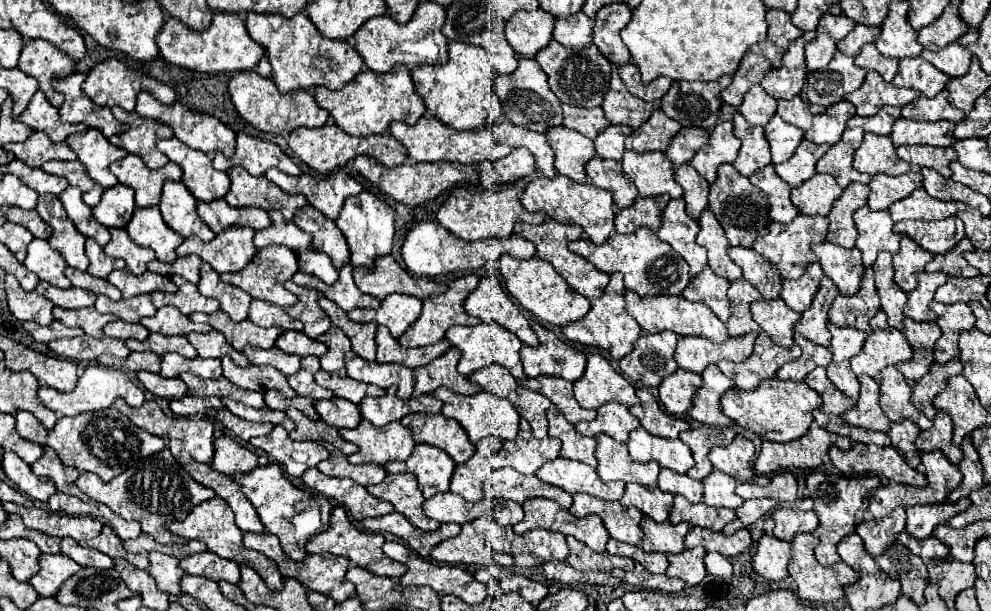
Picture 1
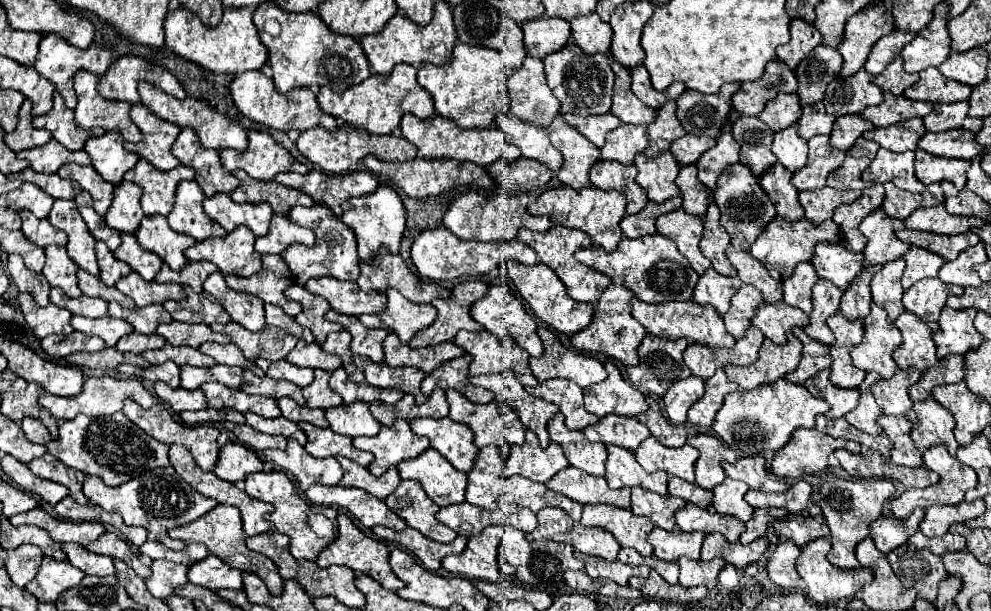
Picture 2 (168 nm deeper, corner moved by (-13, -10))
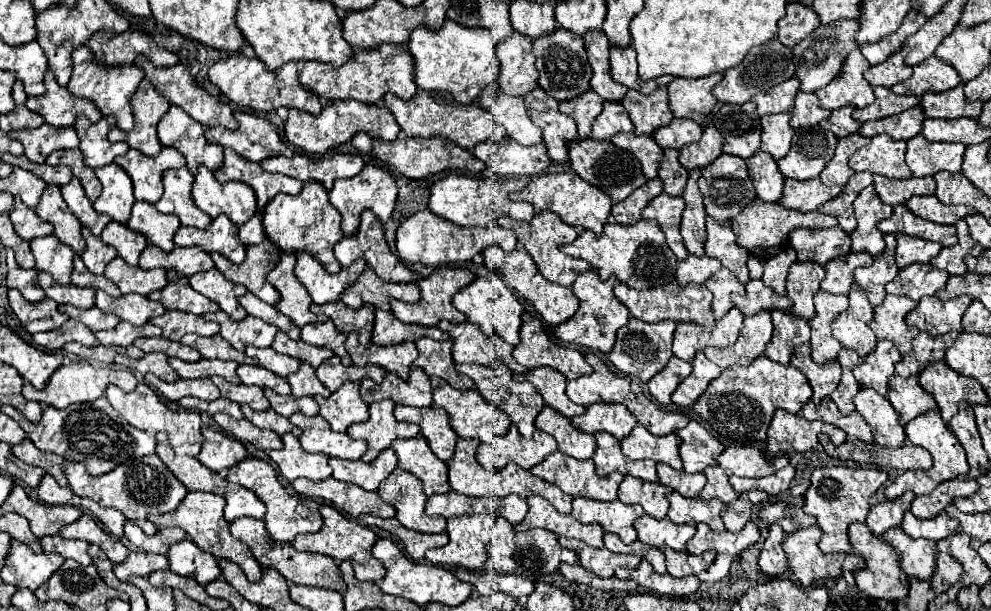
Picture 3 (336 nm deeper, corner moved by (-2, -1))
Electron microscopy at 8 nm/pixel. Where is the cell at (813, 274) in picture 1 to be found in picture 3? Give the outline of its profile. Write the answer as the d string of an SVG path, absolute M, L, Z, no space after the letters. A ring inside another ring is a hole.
M787 246L783 252L779 252L777 256L769 258L765 262L765 272L763 272L763 282L773 288L777 294L781 296L787 296L787 274L789 274L789 268L791 264L797 262L797 256L795 256L795 250L791 246Z

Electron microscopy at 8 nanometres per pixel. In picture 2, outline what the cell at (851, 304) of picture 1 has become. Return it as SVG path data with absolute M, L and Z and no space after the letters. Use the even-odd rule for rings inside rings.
M864 267L862 273L858 273L858 277L854 277L854 281L850 283L850 289L844 291L840 301L840 313L844 317L864 319L870 313L870 303L872 303L870 279L874 277L876 271L878 267Z

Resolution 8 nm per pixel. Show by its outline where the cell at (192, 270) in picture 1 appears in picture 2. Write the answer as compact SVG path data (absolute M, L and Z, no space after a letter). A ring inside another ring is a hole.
M198 261L198 263L186 263L180 271L172 271L166 263L162 265L162 269L158 271L156 279L158 283L180 283L180 285L188 285L192 287L196 293L202 293L202 283L206 281L208 275L212 275L214 271L218 271L218 267L214 263L208 261Z

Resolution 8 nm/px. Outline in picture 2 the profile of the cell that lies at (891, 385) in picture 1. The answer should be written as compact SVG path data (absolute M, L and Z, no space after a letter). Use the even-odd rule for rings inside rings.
M898 369L898 373L894 373L894 377L880 379L870 387L870 391L874 393L876 403L880 405L884 415L906 417L912 423L918 421L914 405L908 397L908 387L914 385L920 379L920 375L922 373L918 373L918 369Z

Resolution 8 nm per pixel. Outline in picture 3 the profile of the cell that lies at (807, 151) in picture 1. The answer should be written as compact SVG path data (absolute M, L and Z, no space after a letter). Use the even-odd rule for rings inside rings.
M819 126L797 130L793 136L791 152L783 160L777 160L777 166L783 176L795 180L817 178L825 164L833 158L837 146L837 138Z

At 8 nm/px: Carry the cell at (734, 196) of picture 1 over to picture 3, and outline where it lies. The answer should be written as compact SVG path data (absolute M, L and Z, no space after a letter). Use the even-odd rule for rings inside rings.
M721 154L713 164L703 168L701 172L703 174L699 178L699 190L703 194L703 204L705 204L707 214L715 218L717 222L731 226L731 220L737 218L743 212L743 208L757 198L757 192L747 174L745 160L731 156L731 154Z

